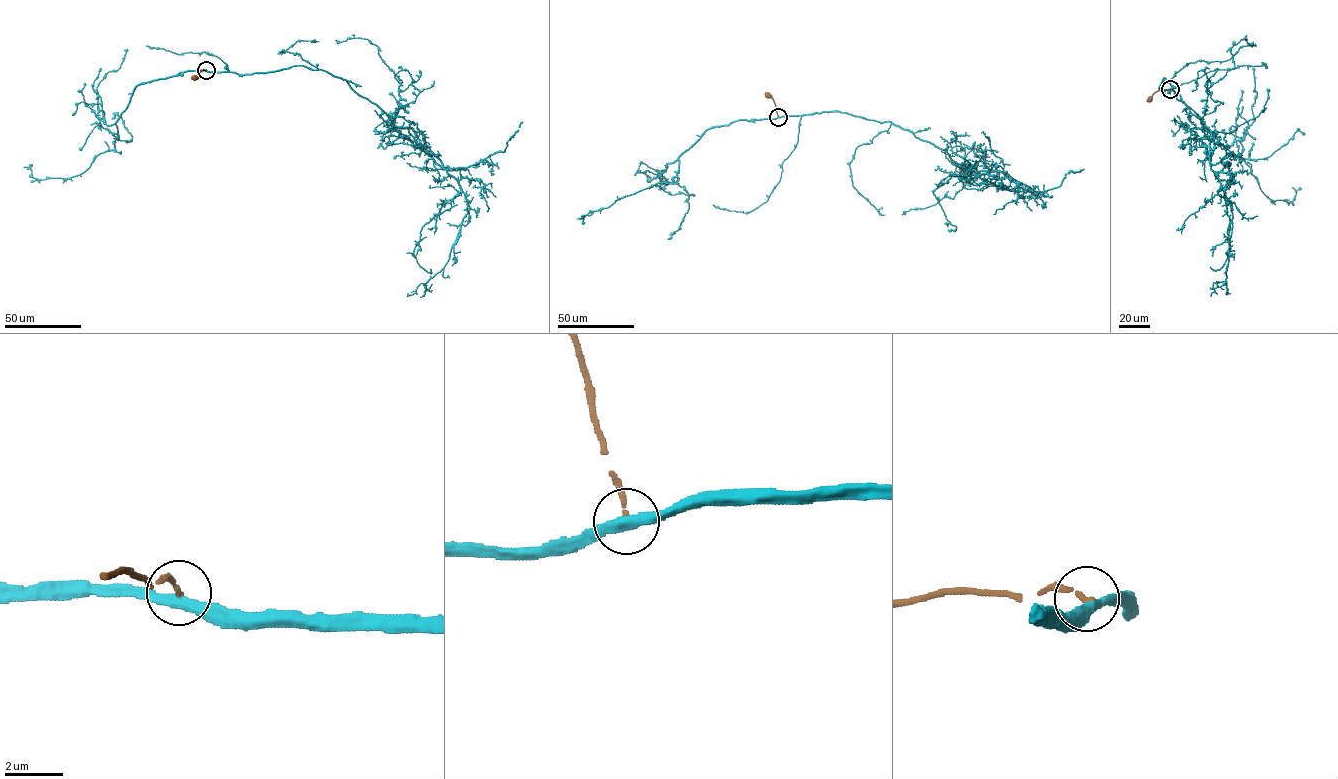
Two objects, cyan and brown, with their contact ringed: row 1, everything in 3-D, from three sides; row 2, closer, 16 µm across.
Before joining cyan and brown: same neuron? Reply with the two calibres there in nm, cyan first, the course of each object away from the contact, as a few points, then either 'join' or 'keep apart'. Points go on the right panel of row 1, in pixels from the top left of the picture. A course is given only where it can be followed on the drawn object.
360/150 nm | cyan via (1170, 89), (1159, 87), (1164, 77), (1211, 131), (1210, 169), (1231, 204), (1227, 277), (1213, 283), (1210, 296) | brown via (1170, 89), (1159, 90), (1149, 98) | keep apart

